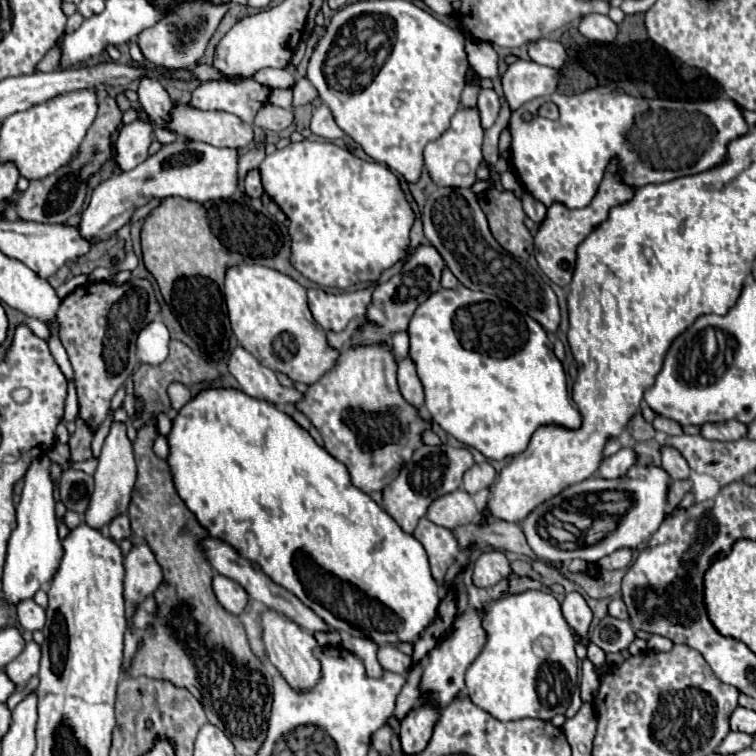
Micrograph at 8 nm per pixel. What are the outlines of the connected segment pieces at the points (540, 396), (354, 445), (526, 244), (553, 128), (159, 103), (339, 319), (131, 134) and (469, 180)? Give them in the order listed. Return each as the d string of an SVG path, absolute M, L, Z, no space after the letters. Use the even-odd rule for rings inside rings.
M459 284L457 288L439 288L435 294L431 294L413 314L411 322L409 322L409 328L407 328L407 334L409 334L409 340L411 340L411 360L415 362L415 368L417 368L417 374L423 382L423 388L425 388L425 406L427 410L431 412L433 420L445 430L449 432L451 436L455 436L459 442L467 444L467 446L473 446L477 448L483 456L491 458L491 460L505 460L509 456L517 456L521 454L525 448L527 448L527 442L531 440L533 436L533 430L537 430L537 426L543 426L543 424L561 424L565 428L579 428L581 424L581 414L579 410L573 406L569 394L567 394L567 380L565 380L565 372L563 372L563 366L561 362L555 358L553 354L553 344L547 336L547 332L543 330L543 326L533 320L531 316L527 314L519 314L511 304L499 300L497 296L491 296L491 294L485 294L485 292L473 292L469 288L465 288L463 284Z
M389 346L349 348L347 352L341 352L335 368L327 372L317 384L309 386L305 398L297 404L297 408L321 432L325 450L347 466L353 486L363 492L383 490L391 480L395 480L399 468L405 464L405 460L411 458L411 452L415 452L415 448L423 444L421 432L429 428L419 416L419 412L415 412L415 408L411 408L411 404L407 404L403 396L399 396L397 362Z
M489 188L479 194L479 206L489 220L495 240L513 256L527 260L533 254L533 236L523 224L525 212L521 200L511 192Z
M603 86L575 96L553 92L535 98L511 114L509 126L513 136L511 164L523 188L535 192L535 198L545 206L561 202L567 208L583 208L593 200L611 156L621 158L625 182L639 188L699 174L721 164L727 156L729 140L749 130L741 108L729 98L705 102L647 100ZM545 102L553 102L559 108L557 120L539 116L539 108ZM525 114L531 114L531 120L523 120Z
M155 76L139 78L137 94L139 94L139 102L141 102L143 110L151 116L151 120L155 120L153 134L157 136L157 140L161 144L169 144L171 140L177 140L177 136L171 136L171 132L167 132L167 128L163 128L163 120L167 120L167 112L171 110L173 102L171 102L167 90L163 88L161 80L157 80Z
M373 288L339 294L331 294L325 290L309 290L309 310L325 332L341 332L353 318L365 316L367 304L371 302L371 292Z
M135 120L121 128L115 144L115 160L121 170L131 170L147 158L147 148L151 144L151 124Z
M459 108L459 112L451 118L451 128L439 140L433 140L425 146L423 158L425 158L425 168L431 176L431 180L437 186L469 188L477 180L475 172L483 160L481 142L483 142L483 128L479 124L479 110L477 108Z

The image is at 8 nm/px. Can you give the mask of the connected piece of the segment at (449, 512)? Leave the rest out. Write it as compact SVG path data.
M455 490L451 494L441 496L427 510L427 518L445 528L465 526L475 518L475 514L477 514L477 506L465 490Z

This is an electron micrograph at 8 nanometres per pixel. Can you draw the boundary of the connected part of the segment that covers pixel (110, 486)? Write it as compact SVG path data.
M113 420L109 434L105 438L105 444L103 444L101 456L99 456L97 470L95 470L95 492L89 500L89 508L85 512L85 522L91 524L93 528L101 530L115 516L127 512L135 478L137 478L137 468L135 468L135 460L133 460L131 440L127 438L127 426L125 426L125 422Z

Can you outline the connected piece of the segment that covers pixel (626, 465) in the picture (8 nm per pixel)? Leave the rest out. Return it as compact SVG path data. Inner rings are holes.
M621 448L617 454L603 458L601 466L599 466L599 476L601 478L619 478L625 476L627 470L637 464L637 452L633 448Z

